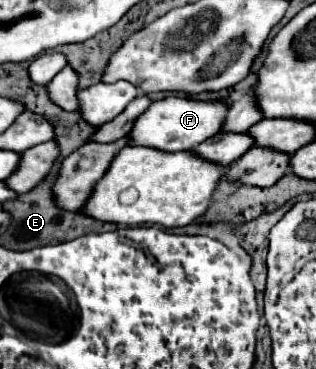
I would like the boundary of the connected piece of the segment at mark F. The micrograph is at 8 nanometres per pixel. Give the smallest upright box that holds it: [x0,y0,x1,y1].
[130,95,228,151]

